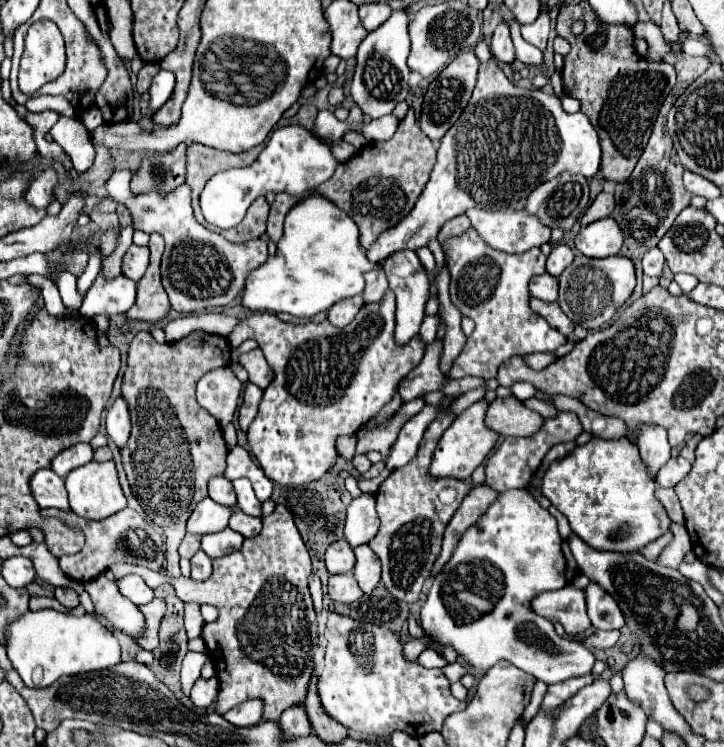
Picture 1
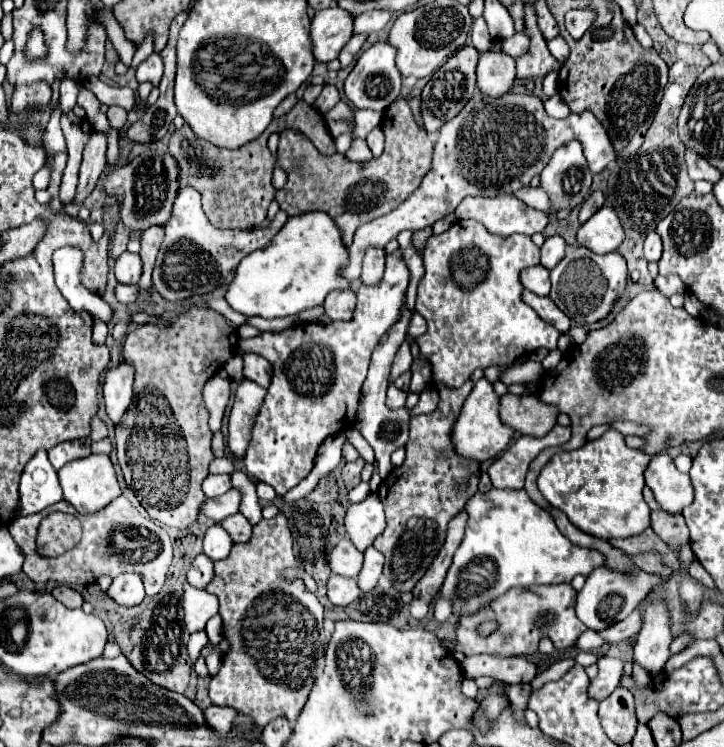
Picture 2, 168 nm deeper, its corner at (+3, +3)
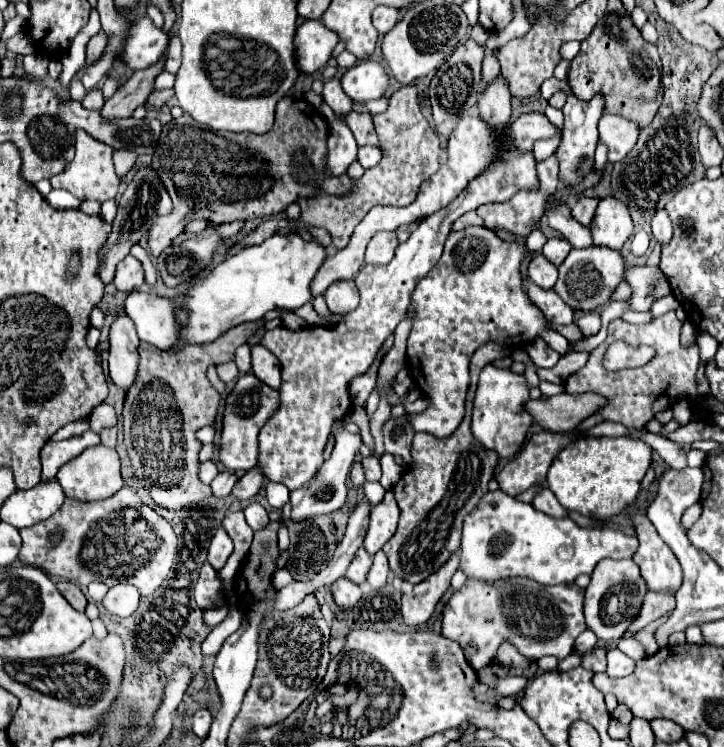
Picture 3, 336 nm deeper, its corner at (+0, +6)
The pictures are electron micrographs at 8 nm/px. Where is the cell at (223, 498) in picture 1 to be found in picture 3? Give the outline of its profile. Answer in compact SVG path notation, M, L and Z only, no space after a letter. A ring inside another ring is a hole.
M221 472L221 474L217 474L217 476L213 478L211 490L213 490L213 494L215 494L217 498L225 498L225 496L231 494L235 482L237 482L237 476L235 476L233 472Z

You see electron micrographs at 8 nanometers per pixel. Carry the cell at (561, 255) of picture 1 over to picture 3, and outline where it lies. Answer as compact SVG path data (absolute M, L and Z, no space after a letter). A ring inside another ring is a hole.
M551 238L551 240L547 240L547 244L543 246L541 252L551 264L559 266L567 258L567 254L571 252L571 244L563 238Z

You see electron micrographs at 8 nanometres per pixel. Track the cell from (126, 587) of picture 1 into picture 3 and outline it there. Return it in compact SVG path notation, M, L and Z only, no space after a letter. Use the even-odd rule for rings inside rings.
M115 584L103 598L103 606L115 616L131 616L139 606L139 590L133 584Z

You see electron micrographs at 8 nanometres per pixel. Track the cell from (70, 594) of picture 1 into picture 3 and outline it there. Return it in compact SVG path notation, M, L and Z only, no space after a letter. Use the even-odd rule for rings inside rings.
M57 582L57 590L69 600L69 604L71 604L75 610L79 610L79 612L85 610L87 598L85 598L85 594L81 592L79 586L75 586L75 584L71 584L71 582Z

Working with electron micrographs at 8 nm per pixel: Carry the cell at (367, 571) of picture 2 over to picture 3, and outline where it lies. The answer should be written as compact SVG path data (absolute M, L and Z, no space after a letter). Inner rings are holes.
M379 550L375 556L373 556L373 566L367 574L367 584L373 588L373 590L379 590L385 586L387 582L387 574L389 574L389 564L387 564L387 556L383 550Z

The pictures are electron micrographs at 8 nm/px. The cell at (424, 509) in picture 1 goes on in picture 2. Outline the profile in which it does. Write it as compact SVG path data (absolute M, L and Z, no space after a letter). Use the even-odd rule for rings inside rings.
M468 379L460 389L438 387L438 407L428 415L412 417L406 461L390 471L378 489L388 525L374 541L374 547L386 557L384 575L398 591L412 591L422 579L446 541L450 519L454 519L464 509L466 501L478 491L482 465L476 459L460 459L452 443L452 427L472 391L472 385L474 383Z

